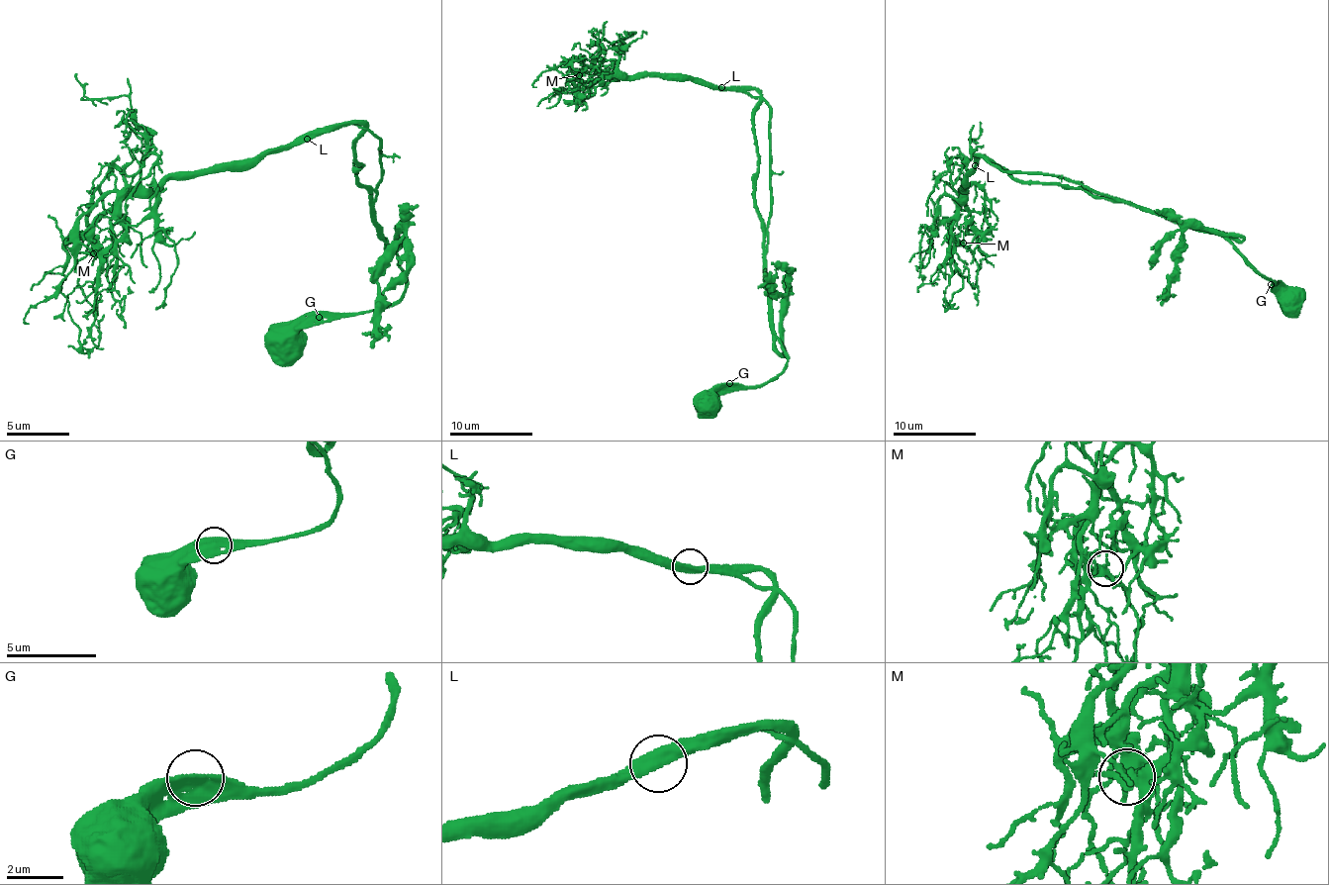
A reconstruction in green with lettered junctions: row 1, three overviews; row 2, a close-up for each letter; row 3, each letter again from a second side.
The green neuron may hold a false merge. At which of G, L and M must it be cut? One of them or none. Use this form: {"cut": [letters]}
{"cut": []}

